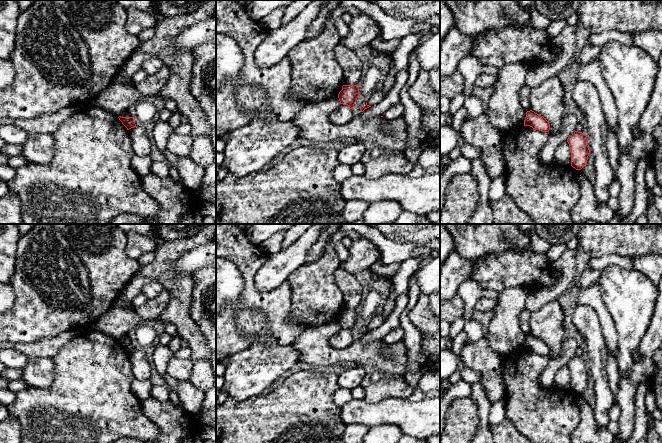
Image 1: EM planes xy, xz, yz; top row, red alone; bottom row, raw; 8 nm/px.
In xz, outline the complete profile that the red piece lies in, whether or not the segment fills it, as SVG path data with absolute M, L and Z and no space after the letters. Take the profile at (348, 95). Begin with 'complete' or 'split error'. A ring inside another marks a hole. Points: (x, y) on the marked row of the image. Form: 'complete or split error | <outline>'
complete | M343 85L338 94L340 104L350 106L352 110L354 110L354 104L359 96L359 85Z

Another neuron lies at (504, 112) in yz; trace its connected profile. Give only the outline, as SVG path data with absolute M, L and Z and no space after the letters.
M508 63L499 70L493 93L485 113L490 123L502 133L516 125L524 125L526 112L519 100L519 91L525 85L529 66L525 63Z

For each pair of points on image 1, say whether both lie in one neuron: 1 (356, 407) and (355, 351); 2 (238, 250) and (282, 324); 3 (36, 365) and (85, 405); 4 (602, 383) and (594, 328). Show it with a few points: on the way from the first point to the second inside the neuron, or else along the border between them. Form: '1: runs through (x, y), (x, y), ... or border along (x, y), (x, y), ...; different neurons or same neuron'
1: border along (386, 398), (375, 402), (366, 402), (363, 399); different neurons
2: runs through (249, 268), (249, 290), (265, 306); same neuron
3: border along (53, 358), (53, 380), (44, 387), (32, 388); different neurons
4: runs through (597, 369), (595, 342); same neuron

